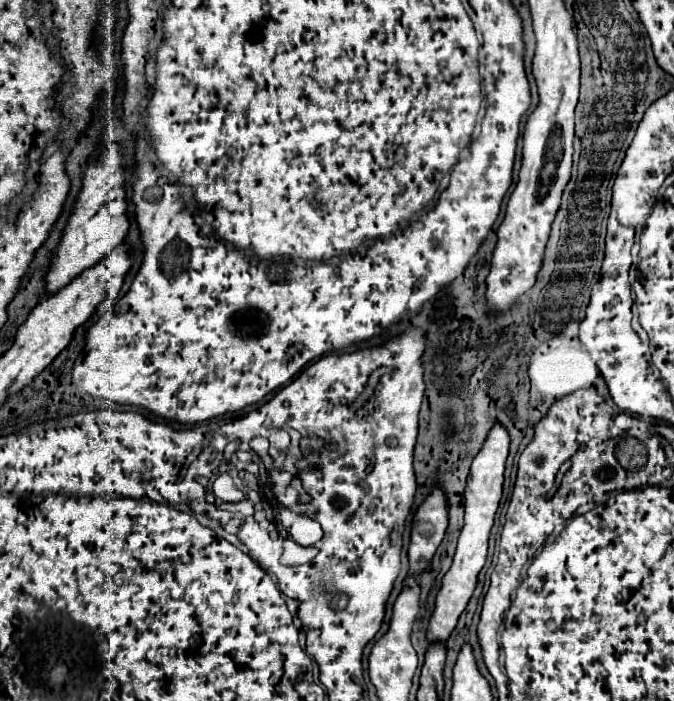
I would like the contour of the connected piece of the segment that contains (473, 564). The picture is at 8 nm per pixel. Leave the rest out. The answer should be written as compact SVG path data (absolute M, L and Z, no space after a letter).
M494 425L494 429L488 433L482 451L476 455L472 469L470 469L470 477L468 477L468 487L466 487L466 517L464 517L464 529L460 533L458 539L458 547L456 547L456 555L452 561L450 571L444 575L442 579L442 587L436 595L436 609L430 617L428 623L428 631L426 631L426 639L428 643L442 643L446 645L450 633L456 629L458 617L464 613L476 583L478 583L478 573L486 563L486 553L488 553L488 535L494 523L494 513L498 509L500 497L502 497L502 481L504 481L504 463L508 457L508 445L510 445L510 437L508 431L502 425Z

